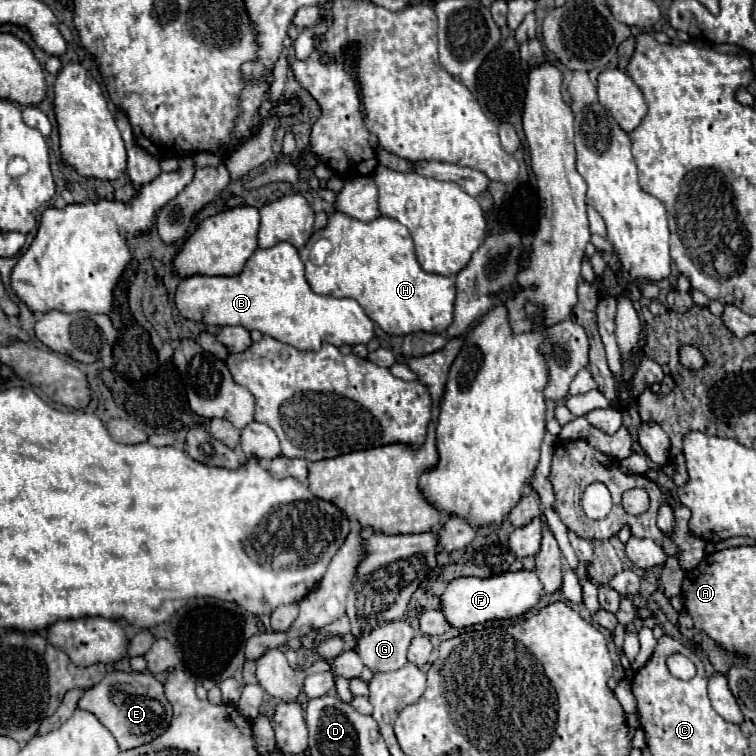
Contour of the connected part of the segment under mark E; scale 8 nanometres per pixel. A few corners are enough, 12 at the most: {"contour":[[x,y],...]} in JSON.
{"contour":[[111,671],[77,707],[135,749],[173,717],[149,671]]}

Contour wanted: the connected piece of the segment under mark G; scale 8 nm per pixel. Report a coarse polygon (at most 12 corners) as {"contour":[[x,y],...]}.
{"contour":[[391,621],[357,637],[355,651],[371,671],[407,663],[415,635]]}

